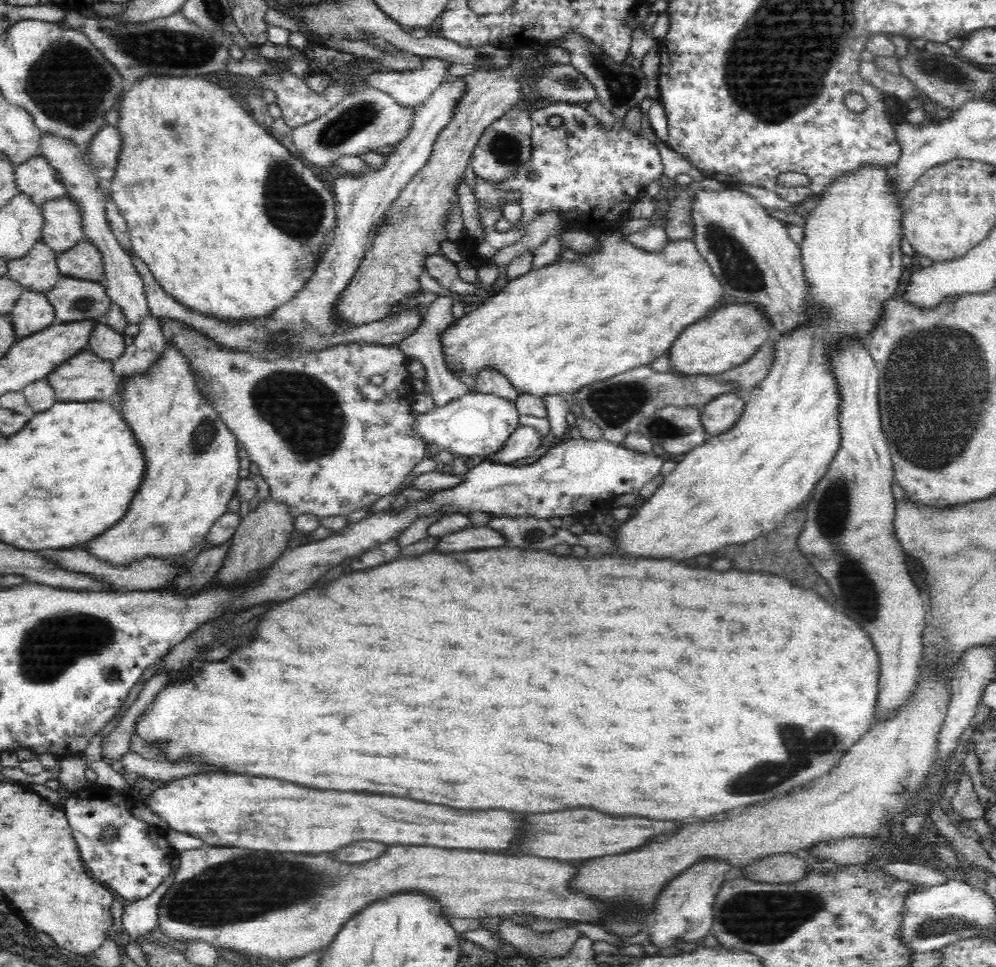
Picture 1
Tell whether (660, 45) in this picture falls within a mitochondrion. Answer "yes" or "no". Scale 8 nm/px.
no

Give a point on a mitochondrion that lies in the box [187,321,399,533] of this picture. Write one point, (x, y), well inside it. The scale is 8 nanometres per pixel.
(304, 413)

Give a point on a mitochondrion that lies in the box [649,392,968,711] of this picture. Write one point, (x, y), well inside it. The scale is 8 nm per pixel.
(858, 592)

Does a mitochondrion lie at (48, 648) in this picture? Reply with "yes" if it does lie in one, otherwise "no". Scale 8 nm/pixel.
yes

